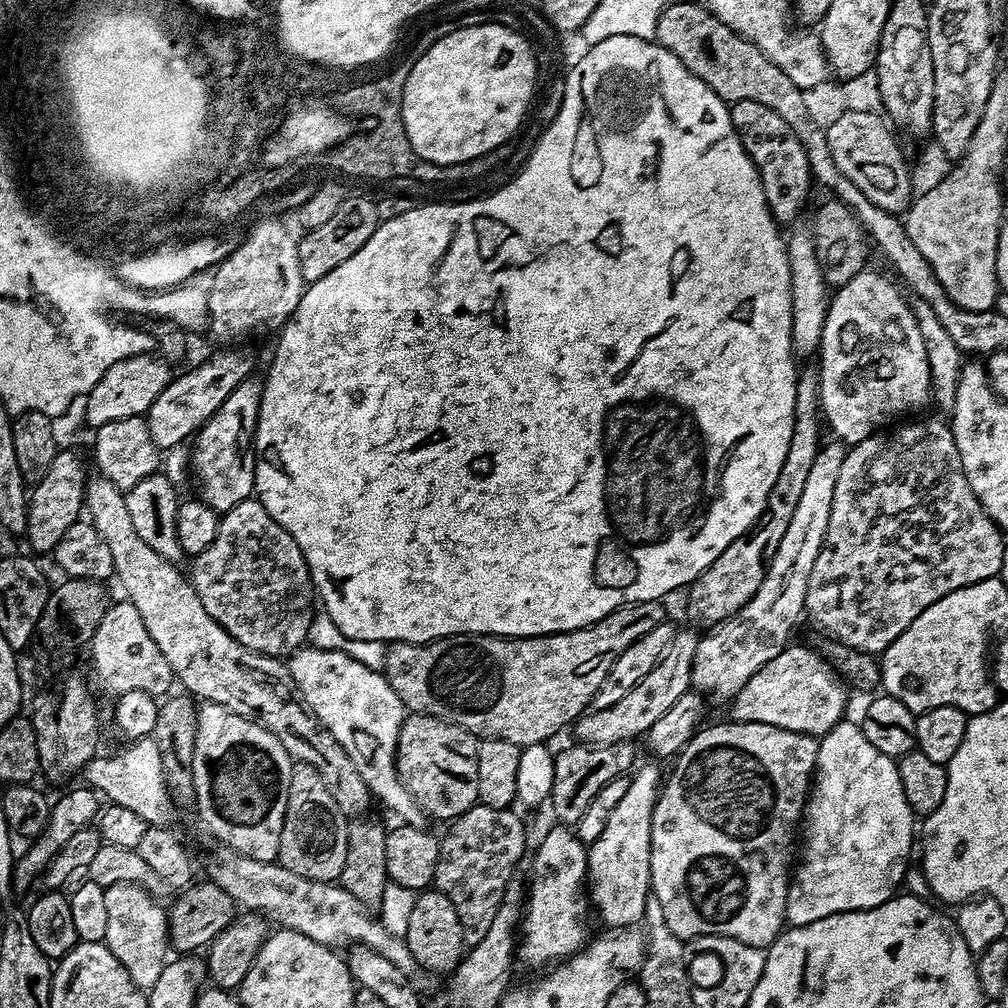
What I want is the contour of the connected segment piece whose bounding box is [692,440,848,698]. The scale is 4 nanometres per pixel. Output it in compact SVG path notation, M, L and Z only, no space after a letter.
M837 440L821 445L811 463L790 526L774 553L758 592L728 620L715 625L709 636L700 636L692 667L692 688L695 691L731 698L755 672L770 662L770 658L778 658L778 654L789 647L792 631L800 616L802 620L805 615L806 582L810 582L810 570L814 570L814 561L826 538L834 502L834 485L838 483L838 470L842 470L847 449L843 441Z

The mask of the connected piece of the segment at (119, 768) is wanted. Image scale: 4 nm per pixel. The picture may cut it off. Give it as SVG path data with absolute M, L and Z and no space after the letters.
M147 739L129 743L126 750L114 755L97 755L82 773L83 780L90 788L98 791L109 803L124 806L139 814L153 828L172 828L175 825L177 805L170 797L165 783L162 754L158 746Z

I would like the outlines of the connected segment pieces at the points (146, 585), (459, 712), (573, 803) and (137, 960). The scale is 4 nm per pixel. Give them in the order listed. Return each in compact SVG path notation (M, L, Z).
M99 474L93 476L93 480L91 477L84 489L87 519L94 526L94 530L98 530L98 534L102 534L102 539L106 541L106 547L110 549L110 555L114 558L115 579L117 581L120 579L120 584L124 587L123 595L132 603L134 610L142 614L142 622L146 622L146 630L150 630L150 638L154 638L154 646L158 646L158 650L162 650L162 654L166 657L166 662L170 662L173 677L179 683L181 680L189 688L185 689L193 697L228 708L239 716L247 716L249 720L254 720L266 730L270 730L270 734L274 734L274 738L282 742L289 756L299 763L314 766L314 770L322 774L322 782L326 782L326 790L330 790L330 798L338 802L338 810L342 810L349 818L363 817L367 813L364 811L374 804L374 797L369 792L366 782L362 782L362 774L358 774L358 766L350 762L350 754L346 754L346 750L338 746L330 730L321 726L316 715L301 699L300 691L296 688L287 663L283 659L263 656L261 652L242 646L221 624L214 622L214 618L206 614L202 606L202 598L198 598L191 579L185 573L183 576L176 569L179 567L173 561L162 558L150 546L146 546L142 538L138 538L134 525L130 523L130 513L126 511L124 493L120 488L114 486L114 482L110 482L105 476Z
M647 600L637 604L627 604L624 608L614 610L606 618L594 622L585 628L570 630L569 632L559 632L549 636L447 636L441 640L431 640L429 644L411 644L410 642L392 642L387 645L384 654L383 674L390 682L394 694L404 703L405 709L409 713L422 716L437 716L443 720L448 720L452 724L462 726L467 732L472 733L477 738L489 740L490 738L502 738L506 742L514 742L521 746L529 744L548 744L551 736L556 736L564 727L571 725L579 716L583 716L586 709L591 705L594 694L598 694L598 686L606 682L606 674L610 674L610 666L626 650L626 646L631 646L642 638L642 634L650 634L654 626L665 623L665 605L658 600Z
M631 740L594 745L572 742L569 748L557 751L554 756L554 786L550 797L552 812L560 819L557 821L564 826L576 825L582 814L586 814L590 802L594 802L594 794L598 794L606 782L625 775L637 763L636 746Z
M115 884L104 889L106 894L106 934L103 943L122 962L126 974L141 990L147 990L158 982L166 957L170 952L168 942L168 913L157 897L137 884Z

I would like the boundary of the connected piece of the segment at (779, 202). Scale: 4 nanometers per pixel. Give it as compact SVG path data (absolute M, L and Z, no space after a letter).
M738 102L731 105L730 111L734 130L740 135L746 154L758 170L772 216L781 226L795 225L801 219L800 211L808 200L808 191L814 188L802 142L798 142L794 130L786 126L782 114L774 114L774 110L770 110L770 106L762 106L762 102Z

